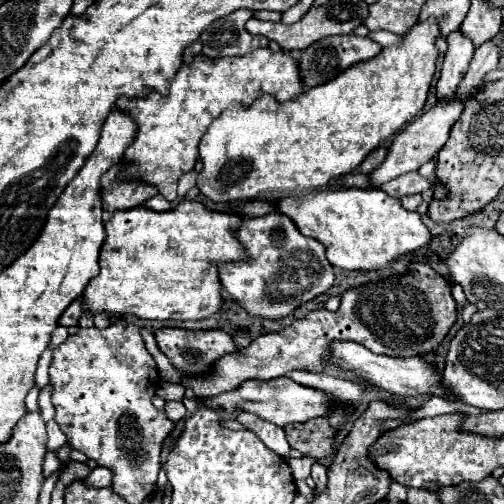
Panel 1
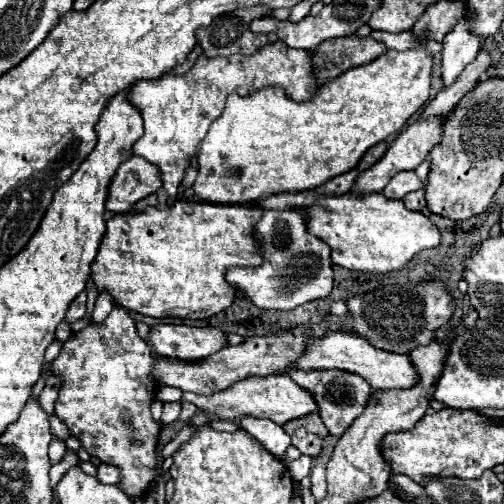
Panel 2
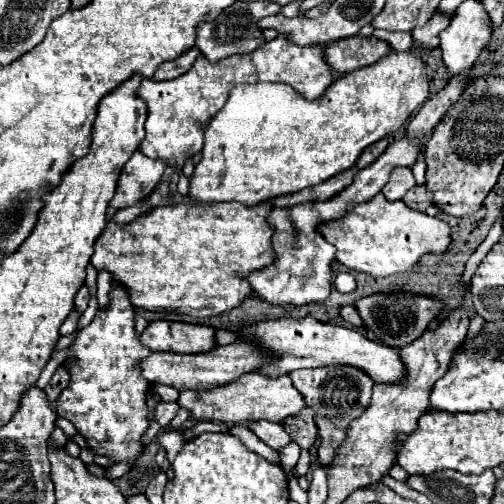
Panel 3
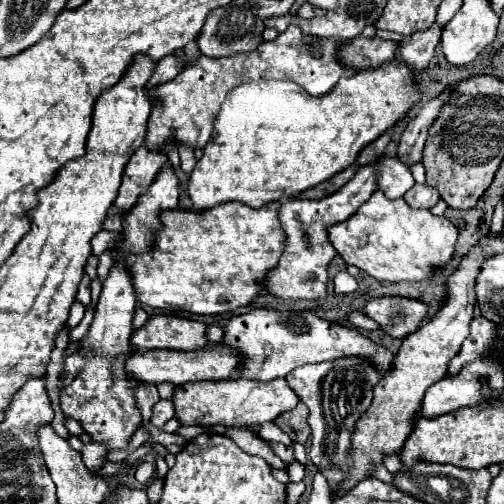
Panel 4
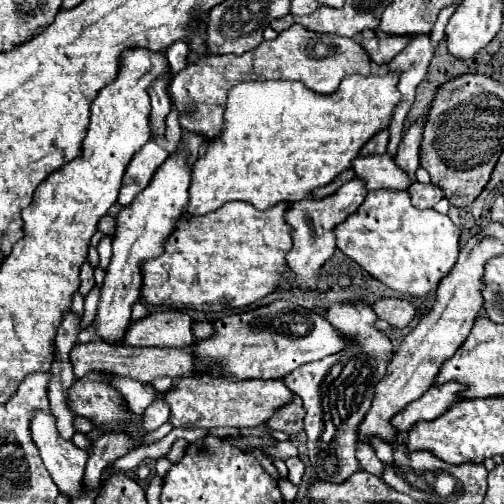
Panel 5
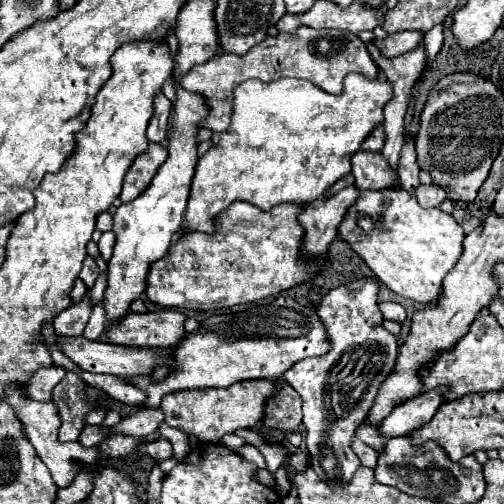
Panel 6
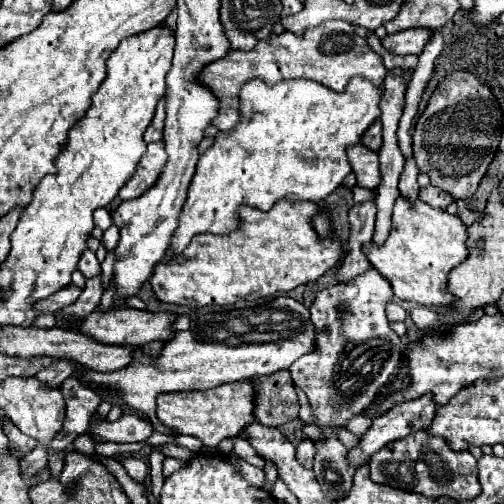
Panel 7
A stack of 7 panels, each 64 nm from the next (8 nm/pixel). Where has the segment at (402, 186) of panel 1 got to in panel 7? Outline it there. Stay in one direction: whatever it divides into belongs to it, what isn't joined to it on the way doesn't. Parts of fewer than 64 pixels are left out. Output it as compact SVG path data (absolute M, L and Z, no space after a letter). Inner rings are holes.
M364 144L348 146L348 160L352 170L356 172L358 184L364 188L376 188L380 184L380 170L378 170L378 154L364 148Z

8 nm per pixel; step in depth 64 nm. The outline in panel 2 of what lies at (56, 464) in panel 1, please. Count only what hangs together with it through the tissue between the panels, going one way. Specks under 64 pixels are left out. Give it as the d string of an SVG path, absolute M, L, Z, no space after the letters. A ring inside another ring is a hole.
M54 436L54 438L52 438L52 444L50 444L50 462L52 462L52 464L60 462L64 454L66 454L66 444L64 444L64 440L60 440L60 438Z

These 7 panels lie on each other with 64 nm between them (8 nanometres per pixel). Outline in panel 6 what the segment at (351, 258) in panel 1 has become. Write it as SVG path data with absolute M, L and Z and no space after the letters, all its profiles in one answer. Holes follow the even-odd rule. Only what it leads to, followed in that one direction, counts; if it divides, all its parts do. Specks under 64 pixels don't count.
M400 188L384 192L360 192L356 204L342 220L338 234L354 248L354 252L368 264L368 268L384 286L388 286L402 298L422 304L436 302L442 296L442 280L458 262L464 240L464 230L454 220L454 216L442 212L440 208L422 208L412 194ZM386 200L388 206L382 204ZM364 214L370 214L374 218L374 230L370 234L364 234L356 224L356 218ZM378 220L382 222L380 228Z

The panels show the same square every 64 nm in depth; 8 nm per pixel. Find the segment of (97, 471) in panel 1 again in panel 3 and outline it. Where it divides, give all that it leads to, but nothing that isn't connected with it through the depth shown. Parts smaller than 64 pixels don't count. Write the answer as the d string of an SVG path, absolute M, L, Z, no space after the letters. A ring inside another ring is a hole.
M114 463L107 467L107 478L110 480L118 479L125 475L131 466L128 463Z

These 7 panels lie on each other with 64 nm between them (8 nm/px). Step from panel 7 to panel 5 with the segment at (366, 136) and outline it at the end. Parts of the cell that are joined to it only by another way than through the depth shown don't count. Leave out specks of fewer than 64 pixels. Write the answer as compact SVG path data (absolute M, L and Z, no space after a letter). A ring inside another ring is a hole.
M380 130L376 132L366 144L364 148L360 150L362 156L368 156L368 154L384 154L386 152L386 144L388 144L388 132L386 130Z

